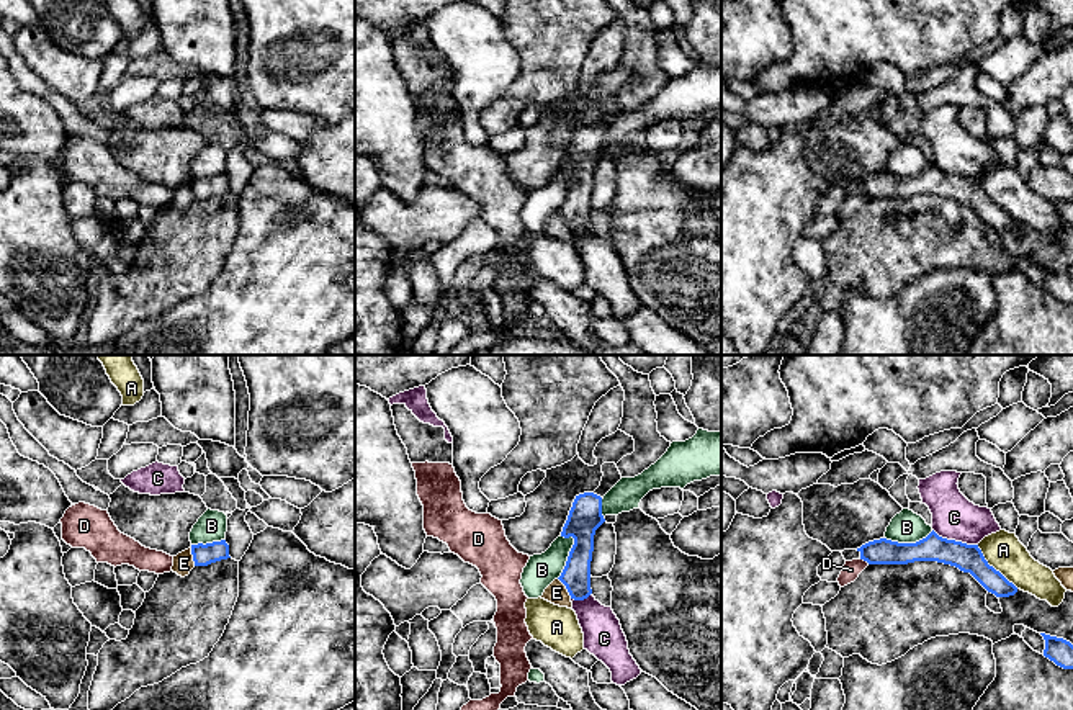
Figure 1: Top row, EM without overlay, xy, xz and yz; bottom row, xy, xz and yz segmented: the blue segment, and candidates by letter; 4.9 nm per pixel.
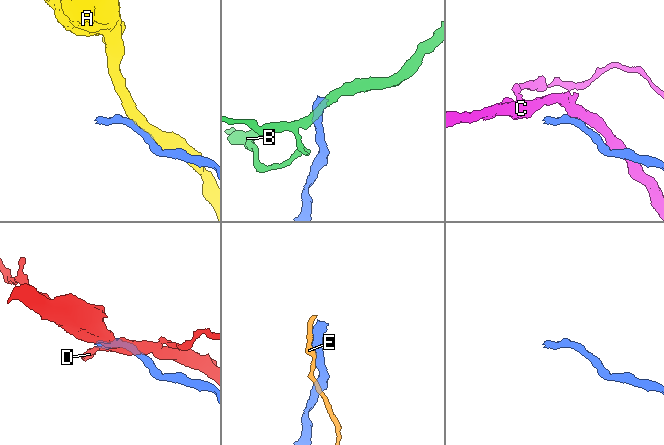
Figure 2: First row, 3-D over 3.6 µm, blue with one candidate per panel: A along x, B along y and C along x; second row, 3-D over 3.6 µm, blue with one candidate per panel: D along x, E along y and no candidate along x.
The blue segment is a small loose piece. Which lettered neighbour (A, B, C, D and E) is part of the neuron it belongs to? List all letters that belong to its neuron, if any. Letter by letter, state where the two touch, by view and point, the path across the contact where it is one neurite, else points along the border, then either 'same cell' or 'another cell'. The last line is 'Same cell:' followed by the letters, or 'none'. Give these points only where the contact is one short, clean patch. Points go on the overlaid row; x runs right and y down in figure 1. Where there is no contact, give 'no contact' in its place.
A: meets blue in yz at (993, 568); another cell
B: meets blue in xz at (568, 557); another cell
C: meets blue in yz at (954, 540); border along yz (933, 529), (942, 537), (977, 545); another cell
D: meets blue in yz at (866, 560); border along yz (861, 558), (869, 563); another cell
E: meets blue in xz at (566, 588); another cell
Same cell: none

